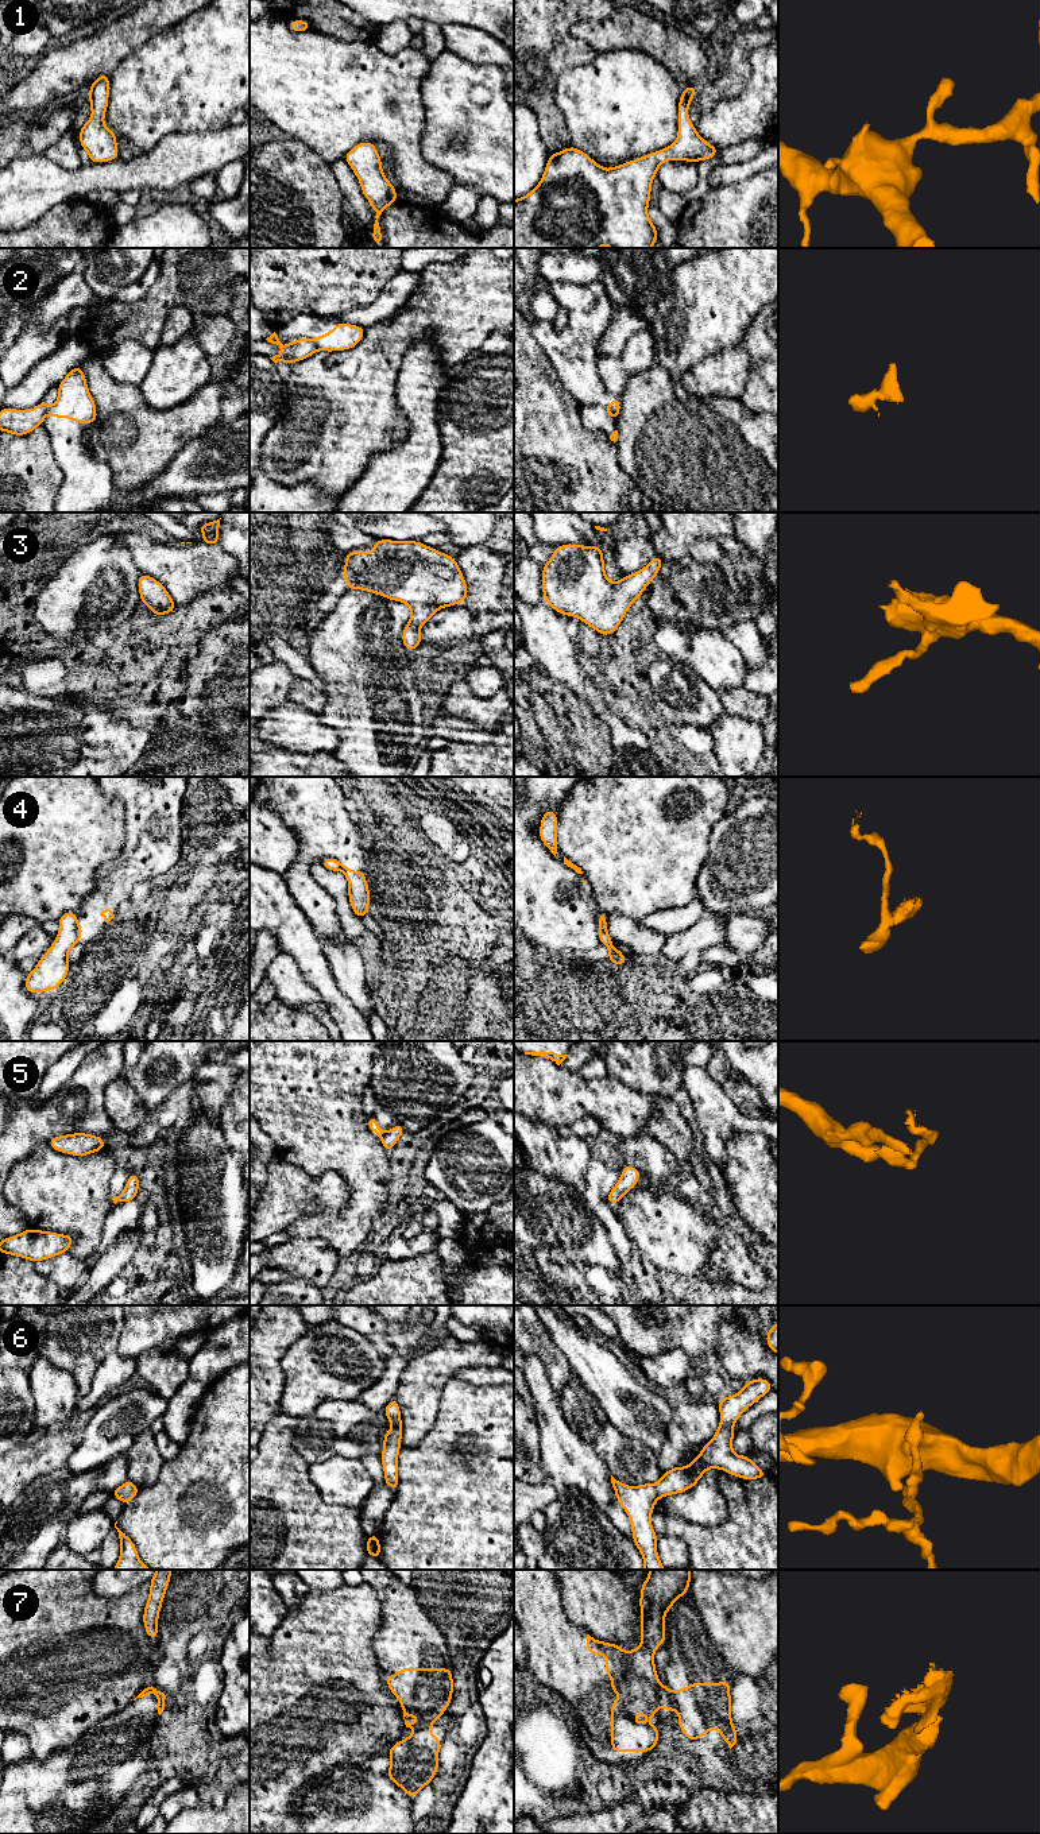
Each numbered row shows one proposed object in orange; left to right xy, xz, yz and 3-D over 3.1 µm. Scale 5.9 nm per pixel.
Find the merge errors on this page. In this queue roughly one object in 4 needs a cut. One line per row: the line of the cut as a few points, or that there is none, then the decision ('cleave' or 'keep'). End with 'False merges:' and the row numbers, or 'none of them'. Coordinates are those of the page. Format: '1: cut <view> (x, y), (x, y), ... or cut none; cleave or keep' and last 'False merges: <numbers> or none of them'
1: cut none; keep
2: cut xz (312, 340), (317, 349); cleave
3: cut none; keep
4: cut xz (339, 863), (340, 870); cleave
5: cut xz (385, 1134), (381, 1138); cleave
6: cut none; keep
7: cut xz (428, 1725), (414, 1729); cleave
False merges: 2, 4, 5, 7

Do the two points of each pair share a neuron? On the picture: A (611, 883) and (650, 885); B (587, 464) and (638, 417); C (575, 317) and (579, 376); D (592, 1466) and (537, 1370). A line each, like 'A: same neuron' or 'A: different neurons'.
A: same neuron
B: different neurons
C: same neuron
D: same neuron

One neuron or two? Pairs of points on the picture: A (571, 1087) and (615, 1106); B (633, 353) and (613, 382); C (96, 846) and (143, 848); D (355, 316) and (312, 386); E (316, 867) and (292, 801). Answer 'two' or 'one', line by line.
A: one
B: one
C: two
D: two
E: two

